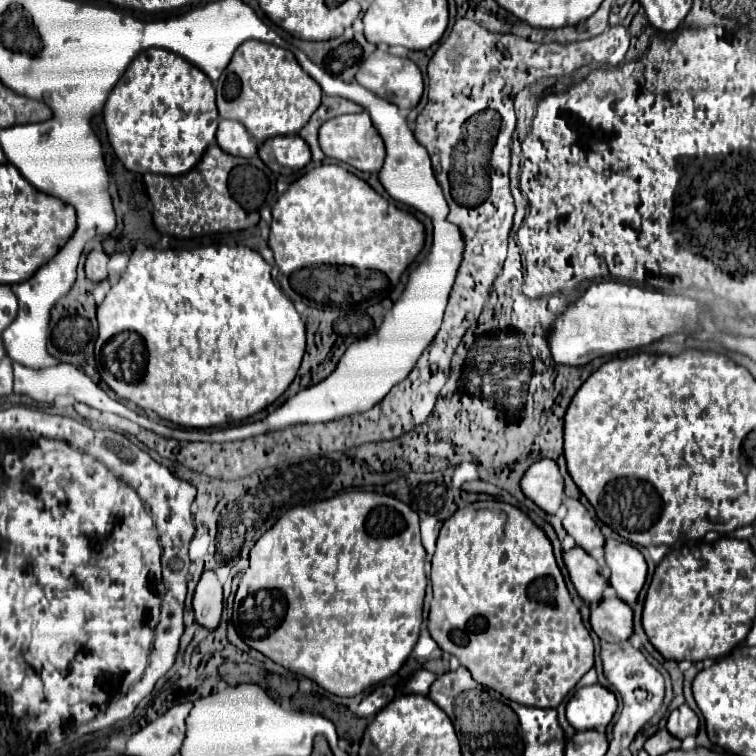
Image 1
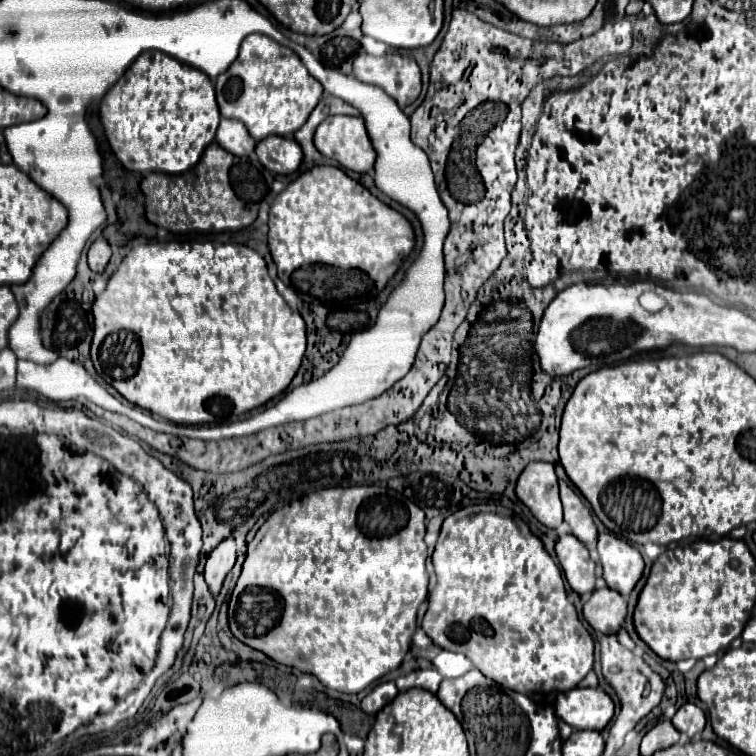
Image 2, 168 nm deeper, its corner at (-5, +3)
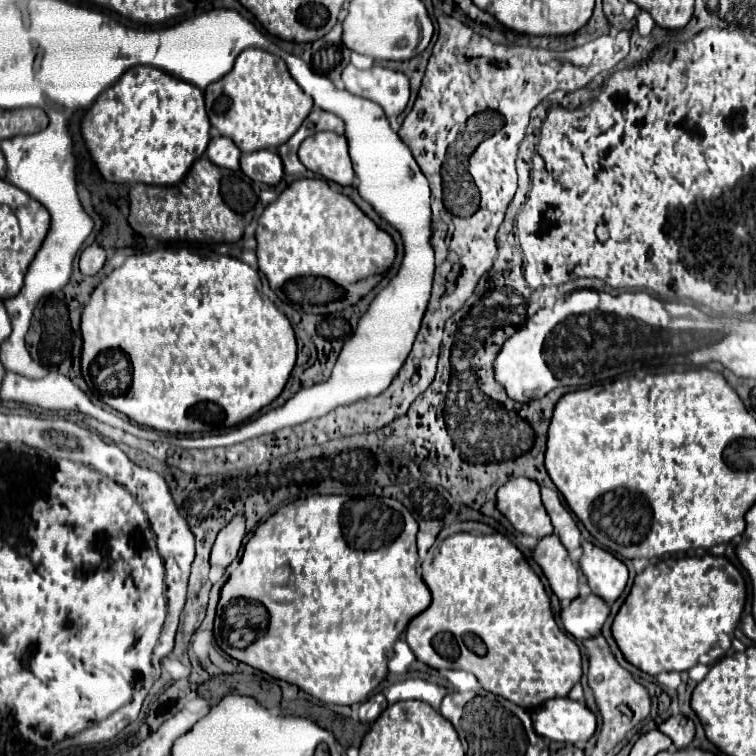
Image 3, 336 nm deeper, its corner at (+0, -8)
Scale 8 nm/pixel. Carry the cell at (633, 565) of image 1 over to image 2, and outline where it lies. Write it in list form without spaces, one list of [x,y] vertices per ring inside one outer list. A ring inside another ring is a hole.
[[[610,533],[598,537],[598,553],[602,563],[602,577],[610,589],[630,595],[644,573],[644,559],[636,547]]]

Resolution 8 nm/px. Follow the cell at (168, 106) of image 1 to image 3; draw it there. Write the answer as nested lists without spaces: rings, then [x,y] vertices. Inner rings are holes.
[[[137,66],[129,68],[113,88],[107,88],[93,106],[85,112],[81,120],[81,136],[85,140],[85,146],[101,172],[101,176],[107,182],[115,184],[129,184],[129,182],[143,182],[153,186],[173,186],[179,184],[191,164],[203,156],[207,144],[209,144],[209,118],[205,112],[203,92],[187,84],[175,76],[169,76],[167,72],[161,72],[153,66]]]

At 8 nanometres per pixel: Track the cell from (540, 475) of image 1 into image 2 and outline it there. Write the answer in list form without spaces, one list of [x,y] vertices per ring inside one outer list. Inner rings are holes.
[[[530,463],[518,477],[516,495],[546,527],[556,529],[562,523],[558,477],[552,463]]]

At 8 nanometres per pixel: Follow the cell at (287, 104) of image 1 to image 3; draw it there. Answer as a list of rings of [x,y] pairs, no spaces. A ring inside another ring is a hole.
[[[247,48],[237,56],[235,66],[227,76],[205,88],[205,104],[211,126],[217,128],[221,136],[229,136],[237,144],[237,148],[241,148],[243,154],[249,154],[257,150],[277,150],[281,144],[285,144],[307,118],[313,100],[289,76],[287,66],[279,56],[259,48]]]

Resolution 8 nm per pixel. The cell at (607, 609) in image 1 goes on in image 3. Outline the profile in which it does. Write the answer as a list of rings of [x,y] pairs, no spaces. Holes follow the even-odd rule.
[[[593,594],[577,596],[561,610],[563,628],[577,640],[593,638],[595,634],[599,634],[607,616],[609,616],[607,604]]]

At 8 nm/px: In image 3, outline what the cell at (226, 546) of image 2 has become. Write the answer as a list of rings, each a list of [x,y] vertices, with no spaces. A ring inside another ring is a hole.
[[[235,514],[233,520],[217,534],[217,540],[211,552],[211,564],[225,570],[237,558],[243,536],[245,536],[245,516]]]

